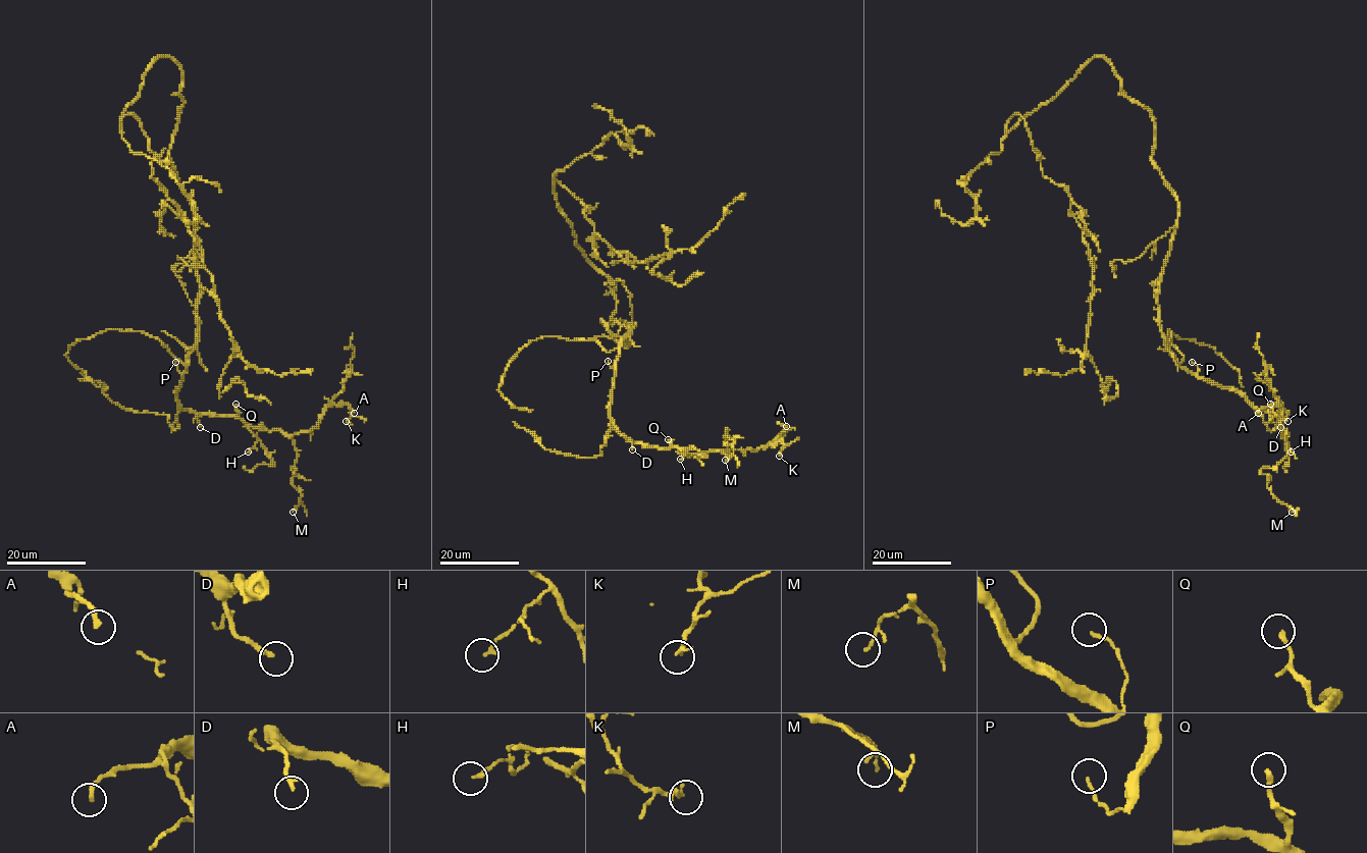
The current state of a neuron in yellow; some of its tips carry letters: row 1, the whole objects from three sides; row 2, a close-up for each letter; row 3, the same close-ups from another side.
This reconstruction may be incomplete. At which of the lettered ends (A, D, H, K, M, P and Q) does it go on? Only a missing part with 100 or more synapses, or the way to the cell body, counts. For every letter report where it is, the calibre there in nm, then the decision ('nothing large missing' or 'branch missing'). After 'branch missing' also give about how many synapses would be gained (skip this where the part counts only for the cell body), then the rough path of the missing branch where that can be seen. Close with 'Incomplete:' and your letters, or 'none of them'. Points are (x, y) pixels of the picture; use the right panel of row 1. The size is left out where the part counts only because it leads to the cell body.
A: at (1258, 413); 240 nm thick; nothing large missing
D: at (1280, 427); 190 nm thick; nothing large missing
H: at (1291, 451); 150 nm thick; nothing large missing
K: at (1287, 421); 190 nm thick; nothing large missing
M: at (1292, 512); 80 nm thick; nothing large missing
P: at (1192, 362); 130 nm thick; nothing large missing
Q: at (1270, 404); 220 nm thick; nothing large missing
Incomplete: none of them

